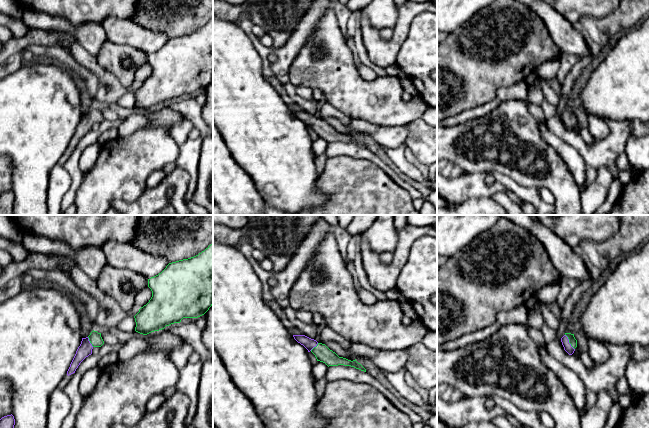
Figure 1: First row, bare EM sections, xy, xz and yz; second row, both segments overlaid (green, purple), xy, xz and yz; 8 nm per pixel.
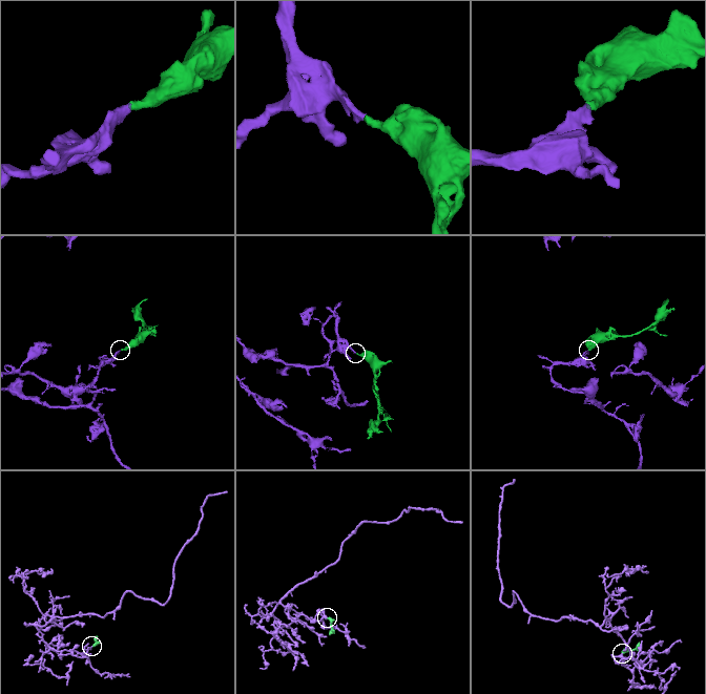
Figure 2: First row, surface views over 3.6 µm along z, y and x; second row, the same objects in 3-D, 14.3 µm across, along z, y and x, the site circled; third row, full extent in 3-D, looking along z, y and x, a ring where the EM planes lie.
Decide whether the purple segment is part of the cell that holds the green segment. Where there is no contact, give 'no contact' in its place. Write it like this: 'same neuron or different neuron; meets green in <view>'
same neuron; meets green in yz

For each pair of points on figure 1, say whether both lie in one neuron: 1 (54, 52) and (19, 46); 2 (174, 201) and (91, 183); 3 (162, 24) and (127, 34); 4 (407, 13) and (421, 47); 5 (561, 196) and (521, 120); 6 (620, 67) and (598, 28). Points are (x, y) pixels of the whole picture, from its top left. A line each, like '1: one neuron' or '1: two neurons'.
1: two neurons
2: two neurons
3: two neurons
4: two neurons
5: one neuron
6: two neurons

